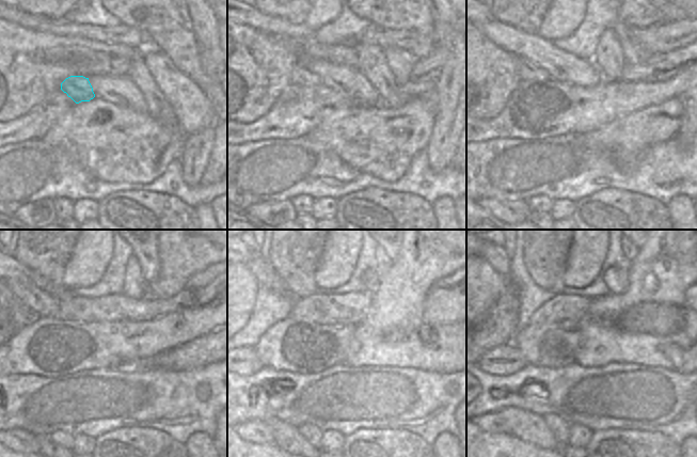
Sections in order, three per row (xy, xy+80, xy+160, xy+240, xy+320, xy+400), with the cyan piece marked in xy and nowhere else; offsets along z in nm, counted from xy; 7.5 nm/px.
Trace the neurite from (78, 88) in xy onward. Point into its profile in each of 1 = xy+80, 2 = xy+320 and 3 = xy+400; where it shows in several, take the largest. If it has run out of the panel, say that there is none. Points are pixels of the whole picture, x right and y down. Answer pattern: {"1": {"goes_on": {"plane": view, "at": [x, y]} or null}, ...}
{"1": {"goes_on": {"plane": "xy+80", "at": [301, 76]}}, "2": {"goes_on": {"plane": "xy+320", "at": [266, 277]}}, "3": {"goes_on": {"plane": "xy+400", "at": [495, 255]}}}

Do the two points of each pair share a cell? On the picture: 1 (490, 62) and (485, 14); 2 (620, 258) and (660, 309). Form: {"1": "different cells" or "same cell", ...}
{"1": "different cells", "2": "different cells"}

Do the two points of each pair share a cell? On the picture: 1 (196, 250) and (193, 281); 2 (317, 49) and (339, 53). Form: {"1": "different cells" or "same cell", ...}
{"1": "different cells", "2": "same cell"}

